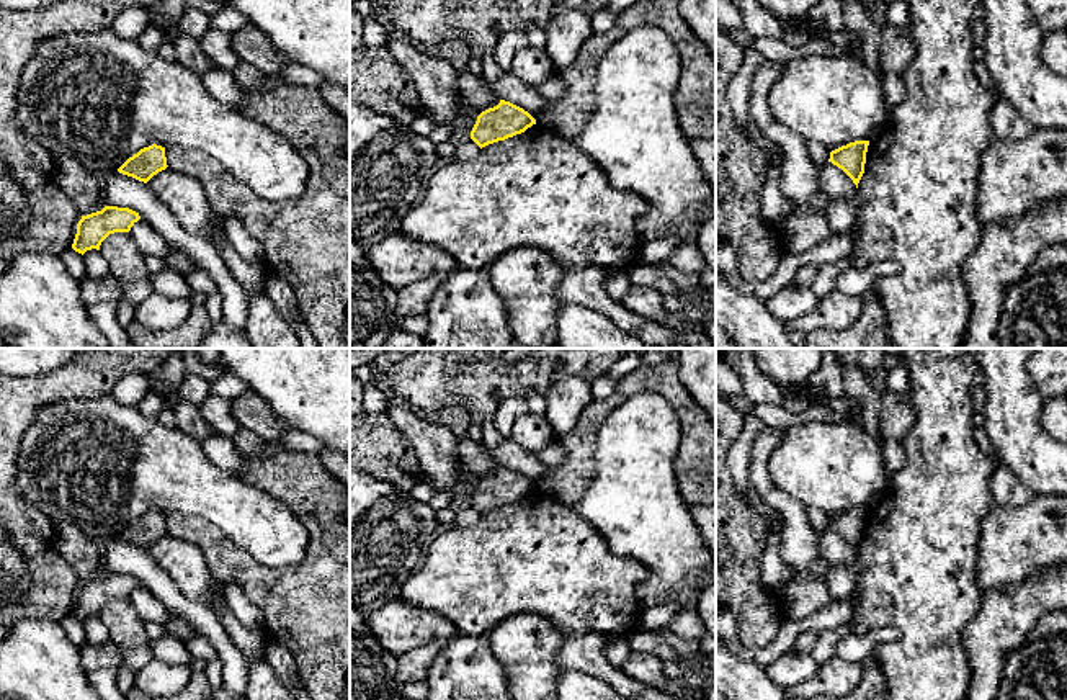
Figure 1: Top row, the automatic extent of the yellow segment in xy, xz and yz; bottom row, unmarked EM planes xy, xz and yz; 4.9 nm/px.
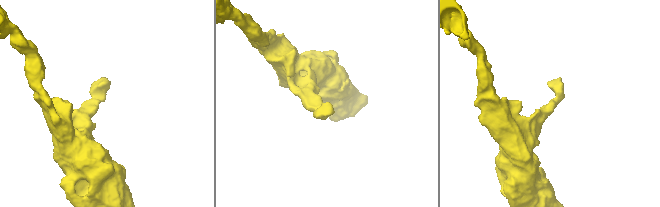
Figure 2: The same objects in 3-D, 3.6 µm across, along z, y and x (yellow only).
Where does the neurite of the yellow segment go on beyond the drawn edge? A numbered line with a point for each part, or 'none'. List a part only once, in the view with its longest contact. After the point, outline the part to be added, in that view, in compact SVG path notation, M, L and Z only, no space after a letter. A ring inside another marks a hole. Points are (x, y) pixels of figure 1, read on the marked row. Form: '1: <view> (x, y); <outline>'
none

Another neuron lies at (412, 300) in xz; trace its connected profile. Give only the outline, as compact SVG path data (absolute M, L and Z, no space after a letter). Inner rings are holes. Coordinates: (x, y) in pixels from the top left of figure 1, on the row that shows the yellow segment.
M433 273L425 280L404 286L397 291L395 317L425 316L428 303L436 289L449 275Z

